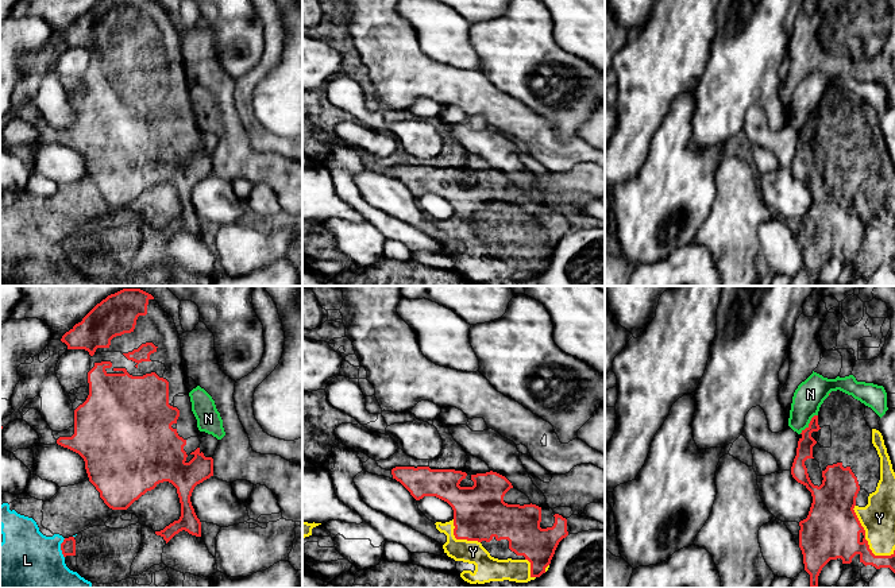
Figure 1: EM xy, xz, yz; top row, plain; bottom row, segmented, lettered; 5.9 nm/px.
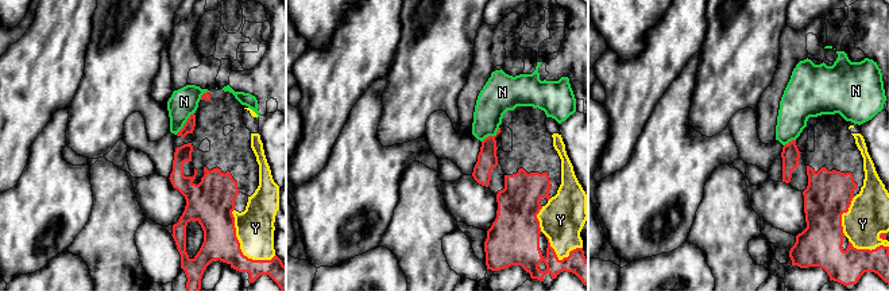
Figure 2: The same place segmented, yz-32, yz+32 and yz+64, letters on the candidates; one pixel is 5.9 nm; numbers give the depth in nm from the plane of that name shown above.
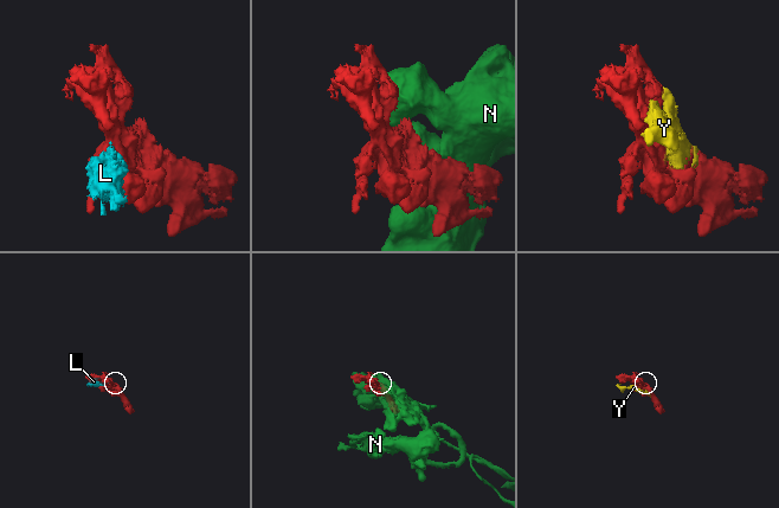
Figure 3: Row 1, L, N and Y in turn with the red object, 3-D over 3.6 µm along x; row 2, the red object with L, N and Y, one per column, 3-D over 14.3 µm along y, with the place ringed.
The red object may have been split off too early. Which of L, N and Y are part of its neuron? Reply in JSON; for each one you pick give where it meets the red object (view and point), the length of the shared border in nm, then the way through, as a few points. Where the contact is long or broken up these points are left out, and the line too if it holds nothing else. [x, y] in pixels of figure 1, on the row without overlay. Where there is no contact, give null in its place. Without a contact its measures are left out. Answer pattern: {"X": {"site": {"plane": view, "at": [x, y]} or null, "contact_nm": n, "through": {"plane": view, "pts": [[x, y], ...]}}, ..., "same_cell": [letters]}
{"Y": {"site": {"plane": "yz", "at": [864, 236]}, "contact_nm": 380}, "same_cell": ["Y"]}

